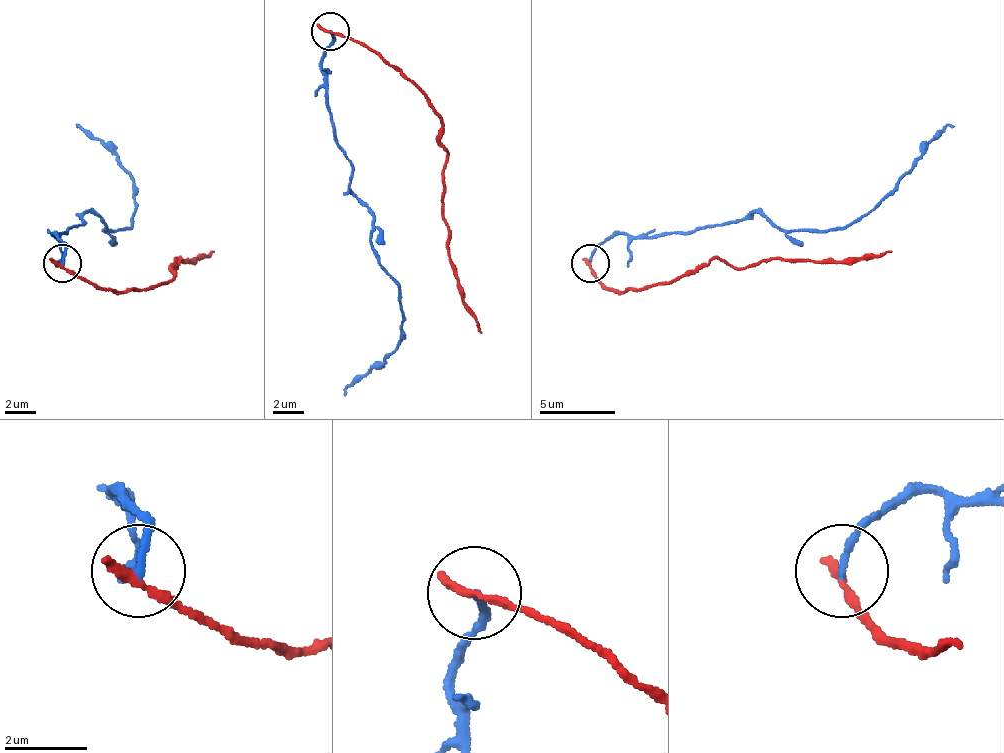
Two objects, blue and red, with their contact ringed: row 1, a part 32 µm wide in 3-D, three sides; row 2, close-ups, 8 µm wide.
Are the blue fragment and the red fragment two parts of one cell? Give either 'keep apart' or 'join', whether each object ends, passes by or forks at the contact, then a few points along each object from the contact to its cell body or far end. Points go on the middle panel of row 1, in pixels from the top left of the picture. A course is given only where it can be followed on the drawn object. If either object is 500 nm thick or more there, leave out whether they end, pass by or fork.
keep apart; blue ends; red ends; course blue (331, 32), (327, 112), (353, 169), (353, 195), (369, 210), (376, 264), (399, 286), (403, 340), (346, 396); course red (327, 32), (357, 40), (388, 62), (422, 93), (441, 119), (448, 264), (463, 309), (482, 332)

